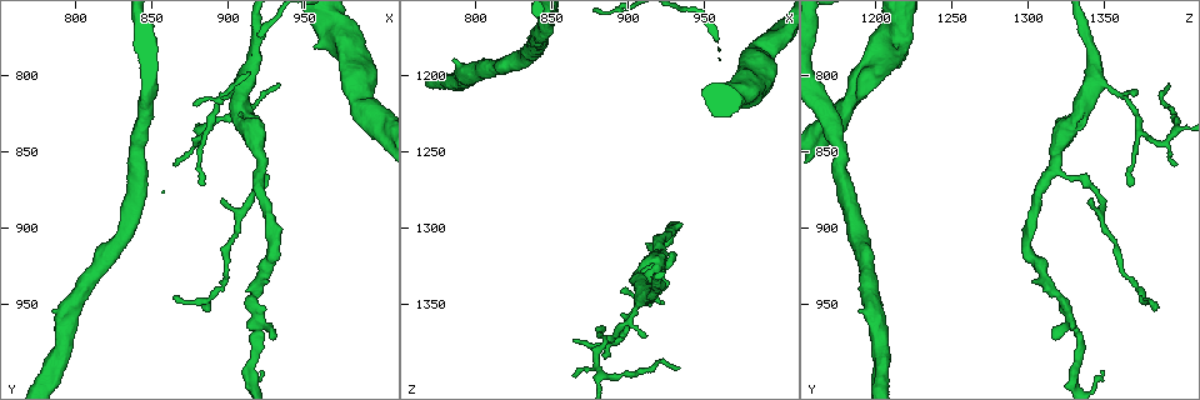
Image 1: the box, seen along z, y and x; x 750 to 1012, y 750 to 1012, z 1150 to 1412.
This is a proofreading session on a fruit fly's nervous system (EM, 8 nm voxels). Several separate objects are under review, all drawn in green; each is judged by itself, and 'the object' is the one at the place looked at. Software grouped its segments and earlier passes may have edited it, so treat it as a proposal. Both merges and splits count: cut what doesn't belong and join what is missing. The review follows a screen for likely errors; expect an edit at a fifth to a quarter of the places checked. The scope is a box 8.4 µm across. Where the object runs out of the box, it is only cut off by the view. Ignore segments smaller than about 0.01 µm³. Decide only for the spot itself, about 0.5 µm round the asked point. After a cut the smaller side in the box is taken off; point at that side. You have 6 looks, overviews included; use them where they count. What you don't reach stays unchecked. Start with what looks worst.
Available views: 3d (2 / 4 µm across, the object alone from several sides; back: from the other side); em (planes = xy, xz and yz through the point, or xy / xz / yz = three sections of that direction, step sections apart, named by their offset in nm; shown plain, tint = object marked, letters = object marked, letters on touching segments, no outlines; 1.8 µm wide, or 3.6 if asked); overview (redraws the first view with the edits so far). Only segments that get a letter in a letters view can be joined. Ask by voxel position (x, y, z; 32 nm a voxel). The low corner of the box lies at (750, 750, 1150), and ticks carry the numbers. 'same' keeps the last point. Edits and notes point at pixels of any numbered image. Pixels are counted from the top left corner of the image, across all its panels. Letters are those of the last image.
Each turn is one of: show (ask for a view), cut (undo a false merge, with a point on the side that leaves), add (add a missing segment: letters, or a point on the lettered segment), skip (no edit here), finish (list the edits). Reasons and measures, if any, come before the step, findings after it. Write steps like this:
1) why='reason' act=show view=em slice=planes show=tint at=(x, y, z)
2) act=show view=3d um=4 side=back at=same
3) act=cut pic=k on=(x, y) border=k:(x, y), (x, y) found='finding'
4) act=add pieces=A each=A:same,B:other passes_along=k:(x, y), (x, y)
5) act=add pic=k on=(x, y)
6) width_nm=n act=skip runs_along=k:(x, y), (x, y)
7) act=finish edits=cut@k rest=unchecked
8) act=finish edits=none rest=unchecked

why='thin end' act=show view=em slice=yz step=16 show=letters at=(864, 946, 1372)

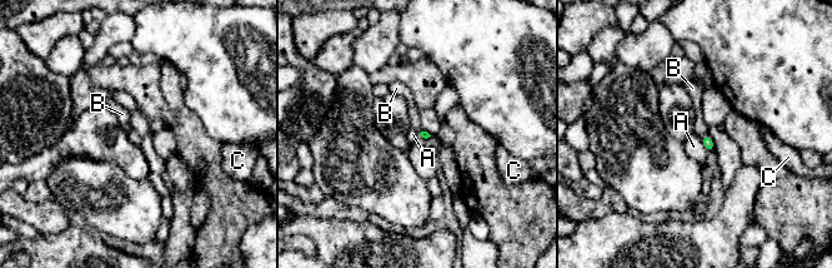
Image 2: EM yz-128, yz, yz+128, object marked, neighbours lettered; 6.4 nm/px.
why='another direction' act=show view=em slice=planes show=letters at=same

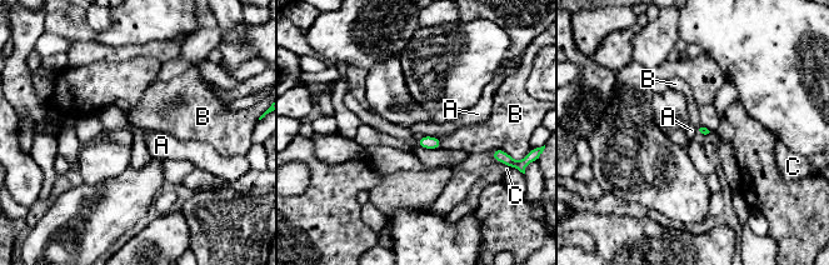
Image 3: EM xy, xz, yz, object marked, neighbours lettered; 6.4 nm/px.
act=skip each=A:other,B:other,C:other border=3:(422, 135), (433, 135), (438, 139) found='no lettered segment goes on from it'

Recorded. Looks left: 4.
act=show view=3d um=4 at=(930, 970, 1314)

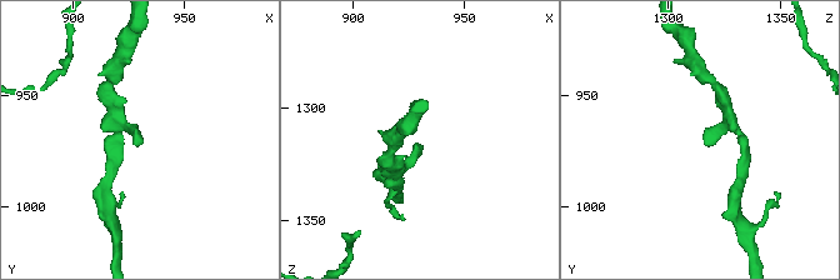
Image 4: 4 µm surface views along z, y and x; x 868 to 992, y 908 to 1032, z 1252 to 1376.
why='now the EM' act=show view=em slice=yz step=16 show=letters at=(931, 970, 1315)

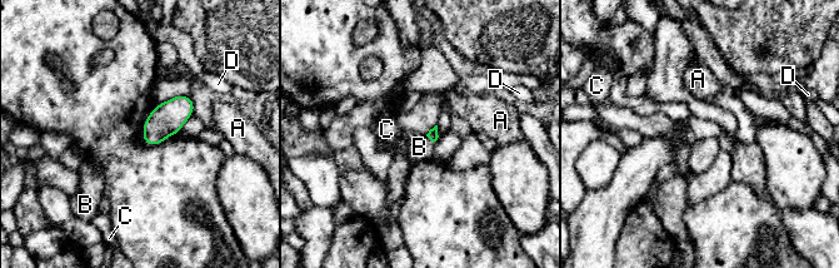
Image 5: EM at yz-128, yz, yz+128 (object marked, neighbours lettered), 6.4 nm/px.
act=show view=em slice=xz step=16 show=letters at=same

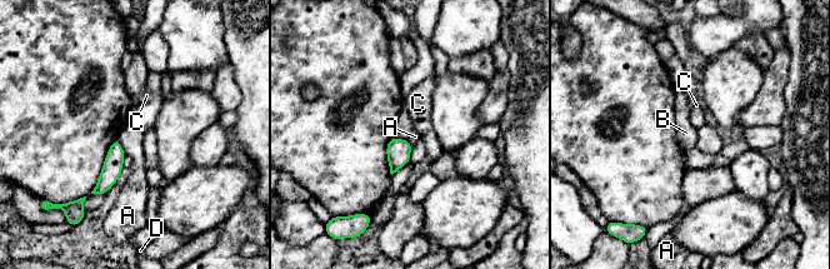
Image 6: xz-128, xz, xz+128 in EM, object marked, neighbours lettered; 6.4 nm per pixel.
act=skip each=A:other,B:other,C:other,D:other runs_along=6:(116, 144), (111, 172), (96, 190) found='no lettered segment goes on from it'

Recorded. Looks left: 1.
act=finish edits=none rest=unchecked

